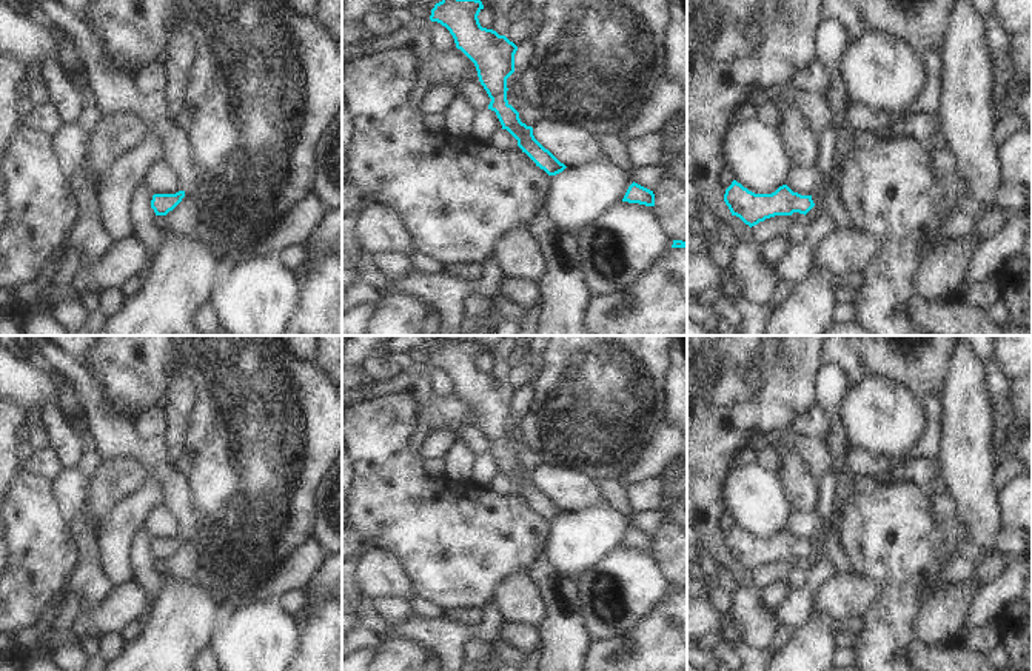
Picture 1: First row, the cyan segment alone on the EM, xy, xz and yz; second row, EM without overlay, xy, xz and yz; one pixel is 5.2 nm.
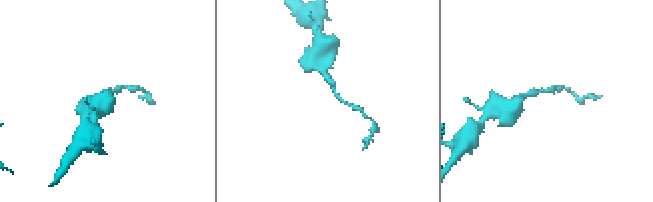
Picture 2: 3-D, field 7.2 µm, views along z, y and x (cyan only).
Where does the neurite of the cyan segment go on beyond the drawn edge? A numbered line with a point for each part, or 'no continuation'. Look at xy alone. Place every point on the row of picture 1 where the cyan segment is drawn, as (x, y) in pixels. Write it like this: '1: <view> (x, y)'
no continuation.

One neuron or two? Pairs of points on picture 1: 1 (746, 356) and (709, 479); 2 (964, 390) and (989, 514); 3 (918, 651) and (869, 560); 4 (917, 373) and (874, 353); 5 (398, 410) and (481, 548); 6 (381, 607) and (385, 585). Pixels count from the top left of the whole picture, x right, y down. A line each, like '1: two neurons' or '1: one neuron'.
1: one neuron
2: one neuron
3: two neurons
4: one neuron
5: one neuron
6: two neurons

